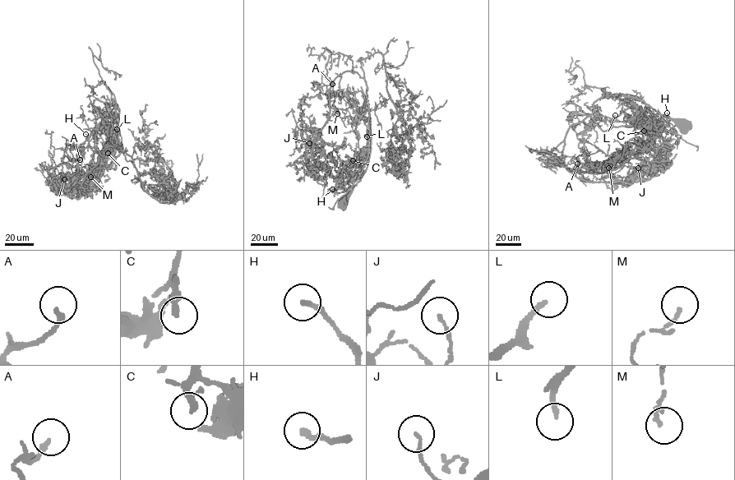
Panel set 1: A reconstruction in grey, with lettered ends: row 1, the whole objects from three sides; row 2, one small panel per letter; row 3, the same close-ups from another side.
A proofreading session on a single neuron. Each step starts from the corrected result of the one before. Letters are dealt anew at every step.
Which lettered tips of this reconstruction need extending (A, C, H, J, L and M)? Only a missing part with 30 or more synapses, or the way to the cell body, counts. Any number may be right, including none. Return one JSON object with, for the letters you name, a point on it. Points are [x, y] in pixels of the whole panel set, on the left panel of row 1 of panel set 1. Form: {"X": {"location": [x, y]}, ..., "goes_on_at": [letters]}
{"A": {"location": [80, 159]}, "C": {"location": [108, 153]}, "L": {"location": [117, 129]}, "goes_on_at": ["A", "C", "L"]}

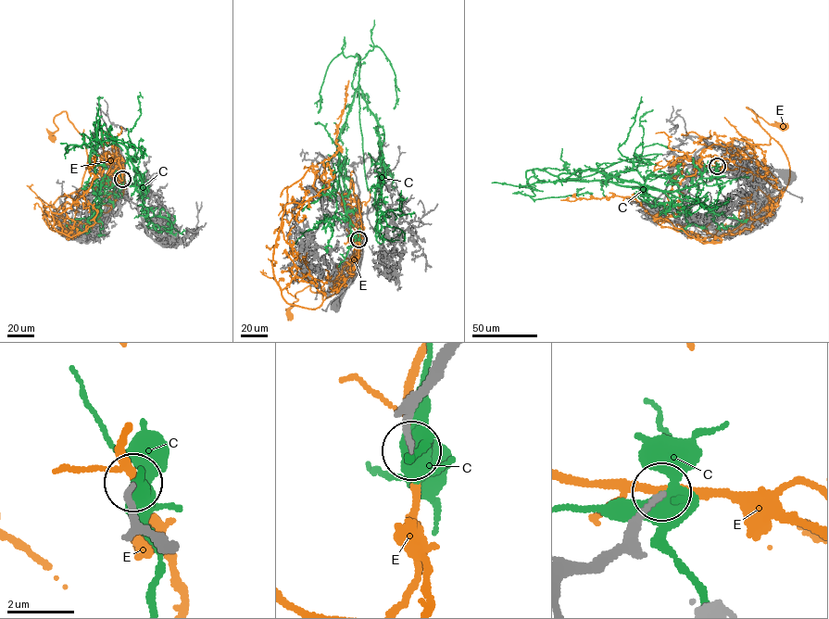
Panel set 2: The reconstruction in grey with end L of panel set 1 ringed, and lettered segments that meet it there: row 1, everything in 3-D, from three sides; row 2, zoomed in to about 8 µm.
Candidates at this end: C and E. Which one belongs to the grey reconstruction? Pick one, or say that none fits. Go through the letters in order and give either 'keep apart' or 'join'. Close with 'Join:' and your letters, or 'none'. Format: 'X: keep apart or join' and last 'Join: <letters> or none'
C: keep apart
E: keep apart
Join: none

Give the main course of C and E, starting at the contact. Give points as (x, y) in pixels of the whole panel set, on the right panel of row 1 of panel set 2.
C: (716, 167), (715, 184), (671, 192), (558, 178), (593, 169), (676, 191), (712, 209), (718, 186)
E: (717, 166), (698, 164), (703, 149), (724, 146), (734, 138), (770, 144), (747, 107), (782, 126)

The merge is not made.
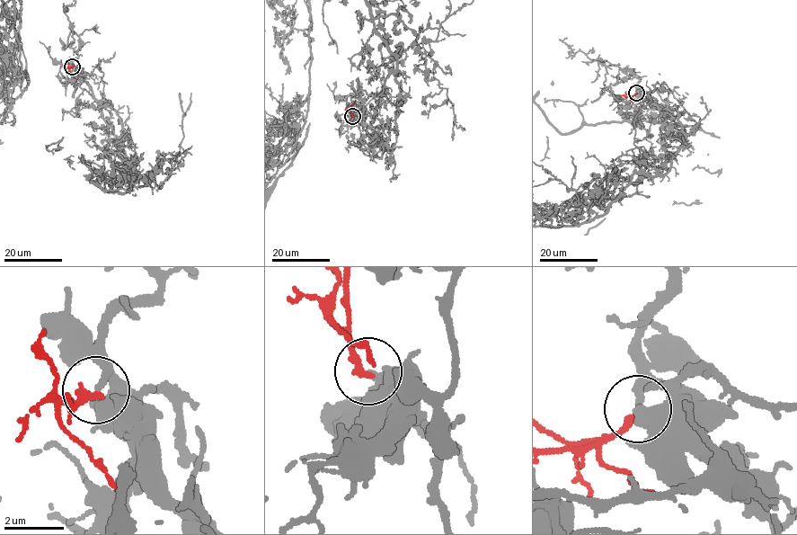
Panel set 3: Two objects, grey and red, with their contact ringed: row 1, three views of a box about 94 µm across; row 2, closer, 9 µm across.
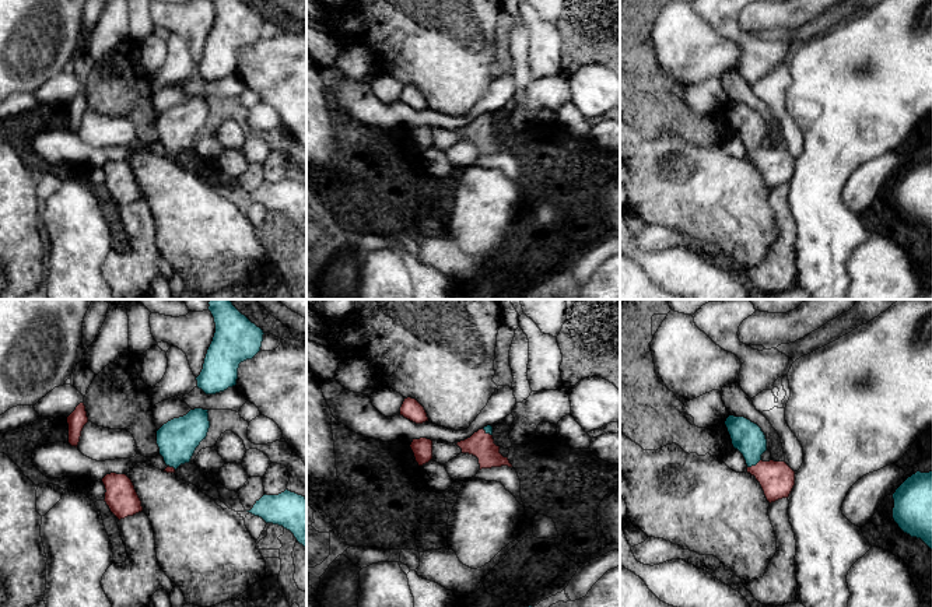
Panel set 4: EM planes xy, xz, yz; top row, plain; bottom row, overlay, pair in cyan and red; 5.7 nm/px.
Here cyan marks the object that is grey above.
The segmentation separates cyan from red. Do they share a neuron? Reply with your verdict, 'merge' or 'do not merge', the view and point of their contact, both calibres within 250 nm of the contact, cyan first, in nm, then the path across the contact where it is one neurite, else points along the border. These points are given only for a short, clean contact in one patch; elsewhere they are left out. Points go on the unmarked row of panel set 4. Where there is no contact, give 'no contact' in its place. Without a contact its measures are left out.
merge; contact yz (753, 151); calibres 180 and 200 nm; way yz (747, 125), (752, 130), (753, 151), (777, 165)

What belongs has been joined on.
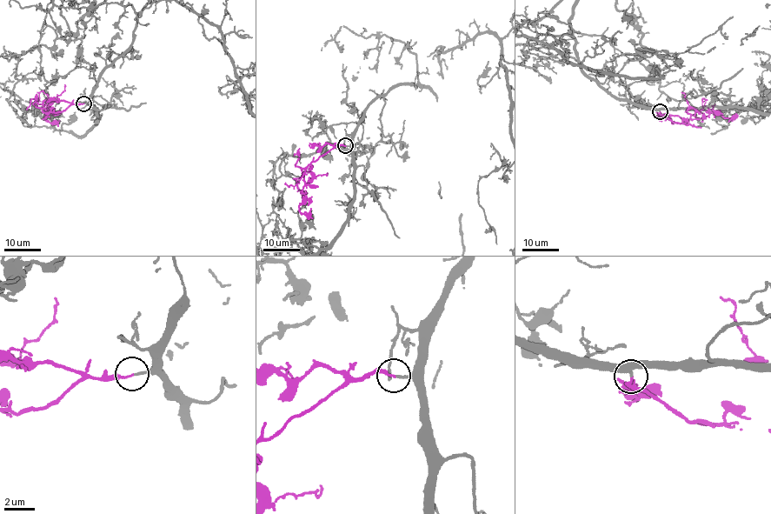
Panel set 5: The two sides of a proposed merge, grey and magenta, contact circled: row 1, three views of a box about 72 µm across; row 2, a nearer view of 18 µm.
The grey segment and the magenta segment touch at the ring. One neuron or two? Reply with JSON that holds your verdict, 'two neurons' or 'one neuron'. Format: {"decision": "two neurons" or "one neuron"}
{"decision": "one neuron"}

